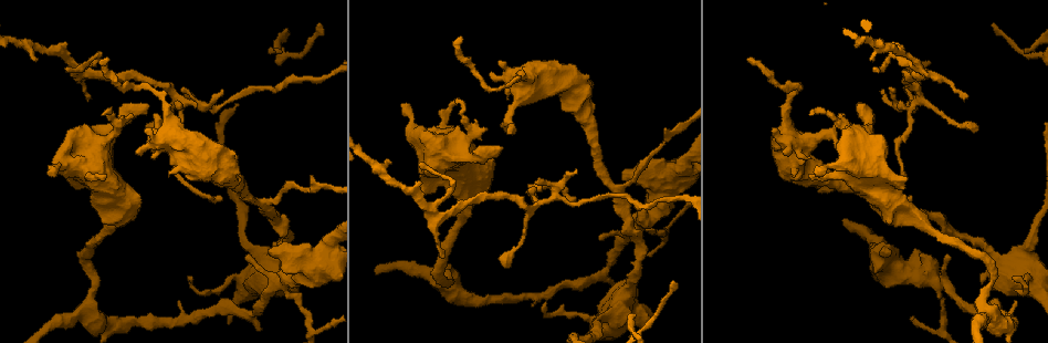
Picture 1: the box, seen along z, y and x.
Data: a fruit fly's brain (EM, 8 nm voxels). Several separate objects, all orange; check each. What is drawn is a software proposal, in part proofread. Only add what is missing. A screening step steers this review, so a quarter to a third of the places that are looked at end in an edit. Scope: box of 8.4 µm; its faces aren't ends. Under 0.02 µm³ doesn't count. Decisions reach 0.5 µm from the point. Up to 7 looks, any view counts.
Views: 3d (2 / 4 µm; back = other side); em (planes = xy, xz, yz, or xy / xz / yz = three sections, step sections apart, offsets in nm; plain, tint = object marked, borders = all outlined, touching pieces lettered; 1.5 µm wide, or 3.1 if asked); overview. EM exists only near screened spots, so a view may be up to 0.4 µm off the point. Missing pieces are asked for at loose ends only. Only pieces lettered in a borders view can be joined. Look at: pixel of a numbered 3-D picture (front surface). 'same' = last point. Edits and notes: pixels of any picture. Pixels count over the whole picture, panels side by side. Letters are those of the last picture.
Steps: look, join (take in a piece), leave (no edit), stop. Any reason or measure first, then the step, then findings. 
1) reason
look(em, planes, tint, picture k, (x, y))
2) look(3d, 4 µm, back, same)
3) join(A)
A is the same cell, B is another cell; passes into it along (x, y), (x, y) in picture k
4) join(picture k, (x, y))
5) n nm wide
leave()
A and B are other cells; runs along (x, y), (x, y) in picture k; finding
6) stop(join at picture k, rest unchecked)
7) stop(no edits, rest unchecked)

branch stops here
look(em, planes, borders, picture 1, (500, 63))

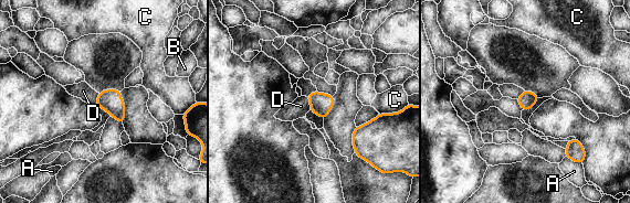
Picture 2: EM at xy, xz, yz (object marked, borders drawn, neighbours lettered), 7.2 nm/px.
join(D)
D is the same cell, A, B and C are other cells; it goes on there

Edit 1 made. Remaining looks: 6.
see it whole again
look(overview)

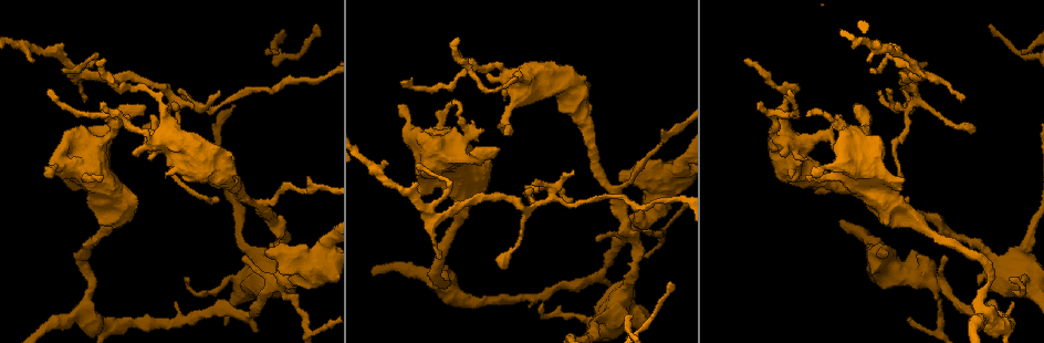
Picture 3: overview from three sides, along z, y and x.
free end
look(em, planes, borders, picture 3, (85, 127))

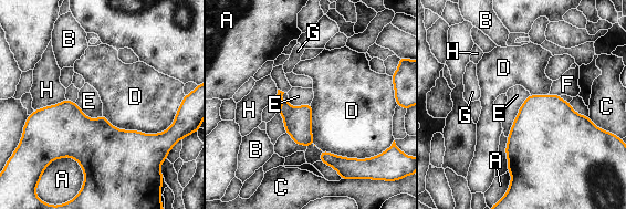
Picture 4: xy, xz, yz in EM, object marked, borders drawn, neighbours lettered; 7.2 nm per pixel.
leave()
A, B, C, D, E, F, G and H are other cells; none of them fits

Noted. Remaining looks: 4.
branch stops here
look(em, planes, borders, picture 3, (65, 181))

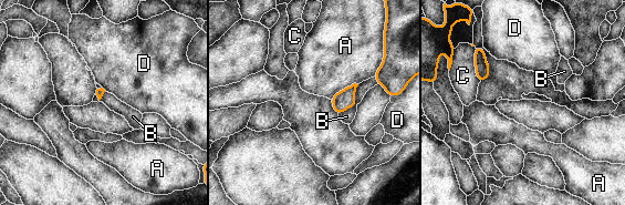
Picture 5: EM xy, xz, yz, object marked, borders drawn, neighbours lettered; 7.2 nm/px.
C touches over 280 nm
leave()
A, B, C and D are other cells; border along (357, 83), (340, 90), (331, 100) in picture 5; none of them fits

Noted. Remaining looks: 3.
stop(join at picture 2, rest unchecked)

